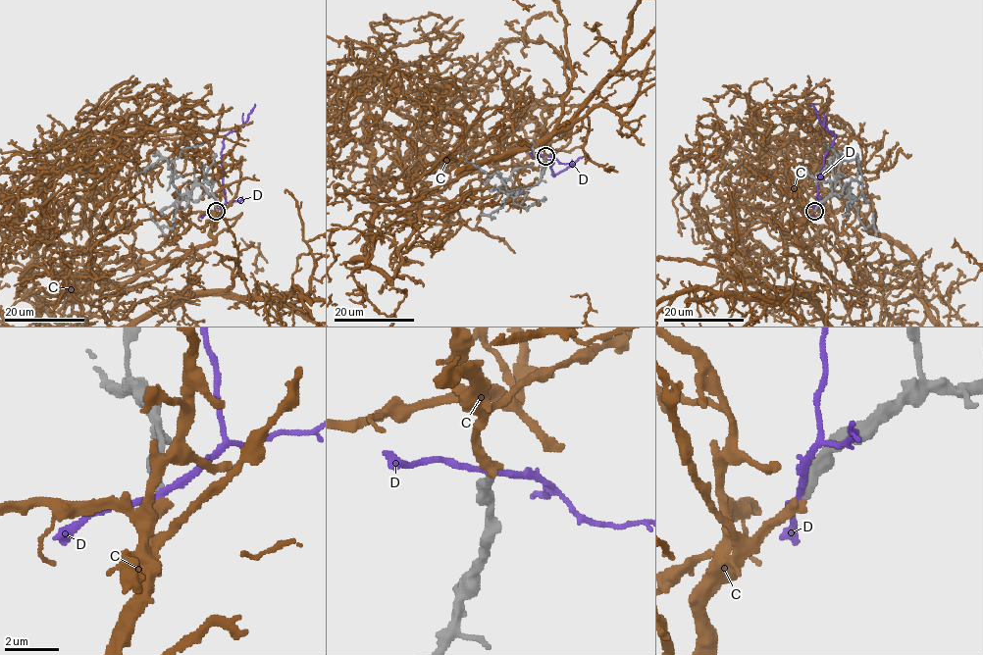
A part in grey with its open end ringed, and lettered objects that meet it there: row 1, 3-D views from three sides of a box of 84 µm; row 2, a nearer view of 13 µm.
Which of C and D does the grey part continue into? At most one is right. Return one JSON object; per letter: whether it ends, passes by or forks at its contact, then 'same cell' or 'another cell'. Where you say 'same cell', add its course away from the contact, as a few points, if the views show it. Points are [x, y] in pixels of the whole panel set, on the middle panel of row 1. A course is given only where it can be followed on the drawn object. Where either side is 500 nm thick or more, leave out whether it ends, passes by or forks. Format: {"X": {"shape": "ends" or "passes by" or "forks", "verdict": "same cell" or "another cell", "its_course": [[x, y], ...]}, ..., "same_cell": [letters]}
{"C": {"shape": "ends", "verdict": "same cell"}, "D": {"shape": "passes by", "verdict": "another cell"}, "same_cell": ["C"]}

